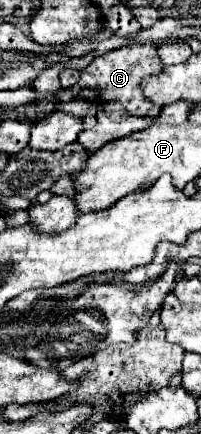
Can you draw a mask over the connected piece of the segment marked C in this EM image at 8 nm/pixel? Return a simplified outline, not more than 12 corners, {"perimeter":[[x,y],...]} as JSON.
{"perimeter":[[126,45],[96,57],[80,81],[56,95],[122,103],[158,117],[140,81],[164,67],[154,45]]}

